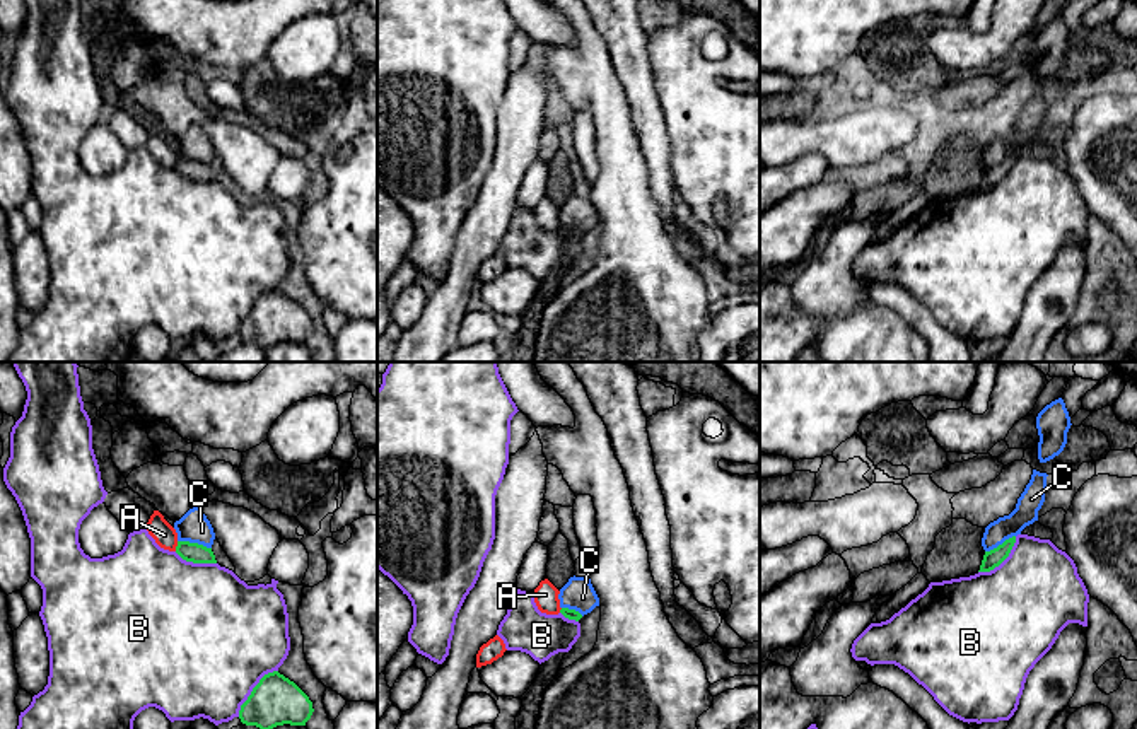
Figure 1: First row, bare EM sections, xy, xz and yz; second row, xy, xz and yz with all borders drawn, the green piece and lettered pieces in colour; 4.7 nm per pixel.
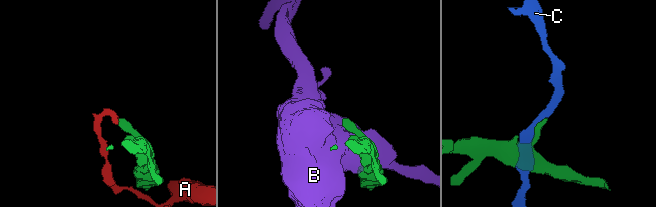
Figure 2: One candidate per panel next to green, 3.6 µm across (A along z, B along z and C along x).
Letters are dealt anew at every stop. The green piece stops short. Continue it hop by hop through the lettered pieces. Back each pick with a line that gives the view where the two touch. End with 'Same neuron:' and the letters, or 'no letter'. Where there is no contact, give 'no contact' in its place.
Same neuron: no letter

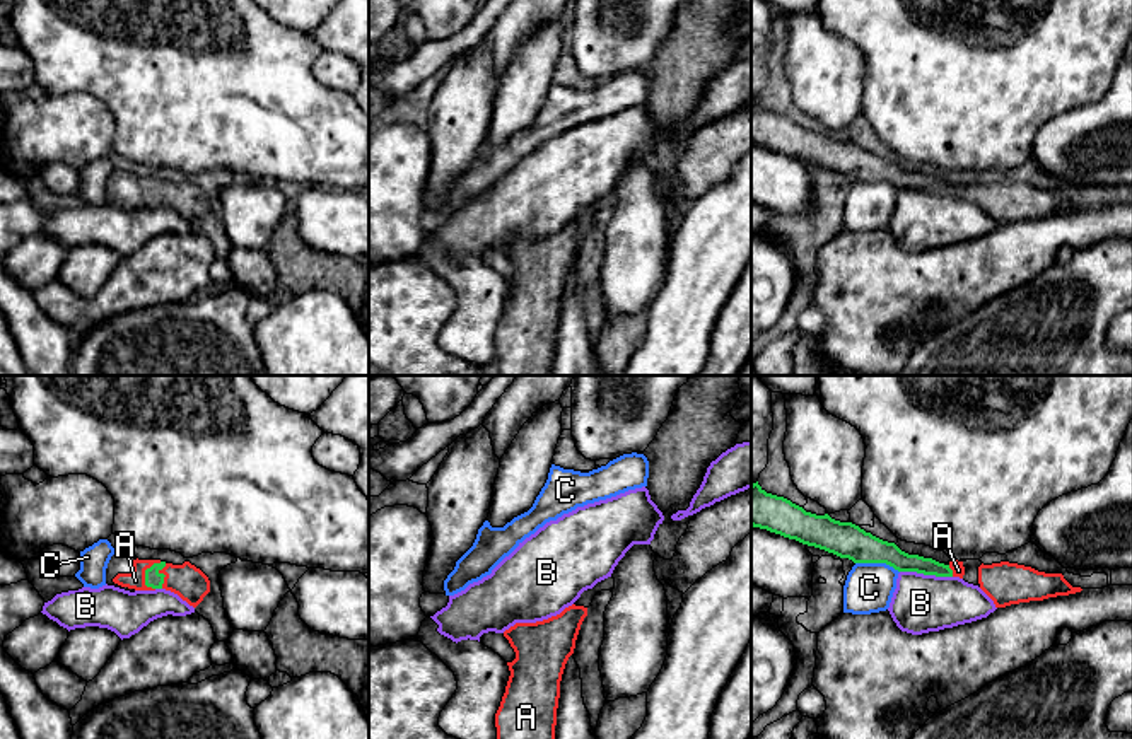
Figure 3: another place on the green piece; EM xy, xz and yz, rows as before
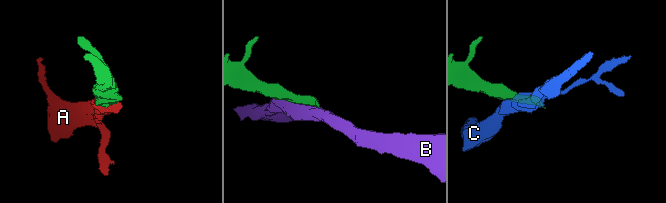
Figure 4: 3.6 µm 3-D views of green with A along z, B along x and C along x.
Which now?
A: xy
Same neuron: A

